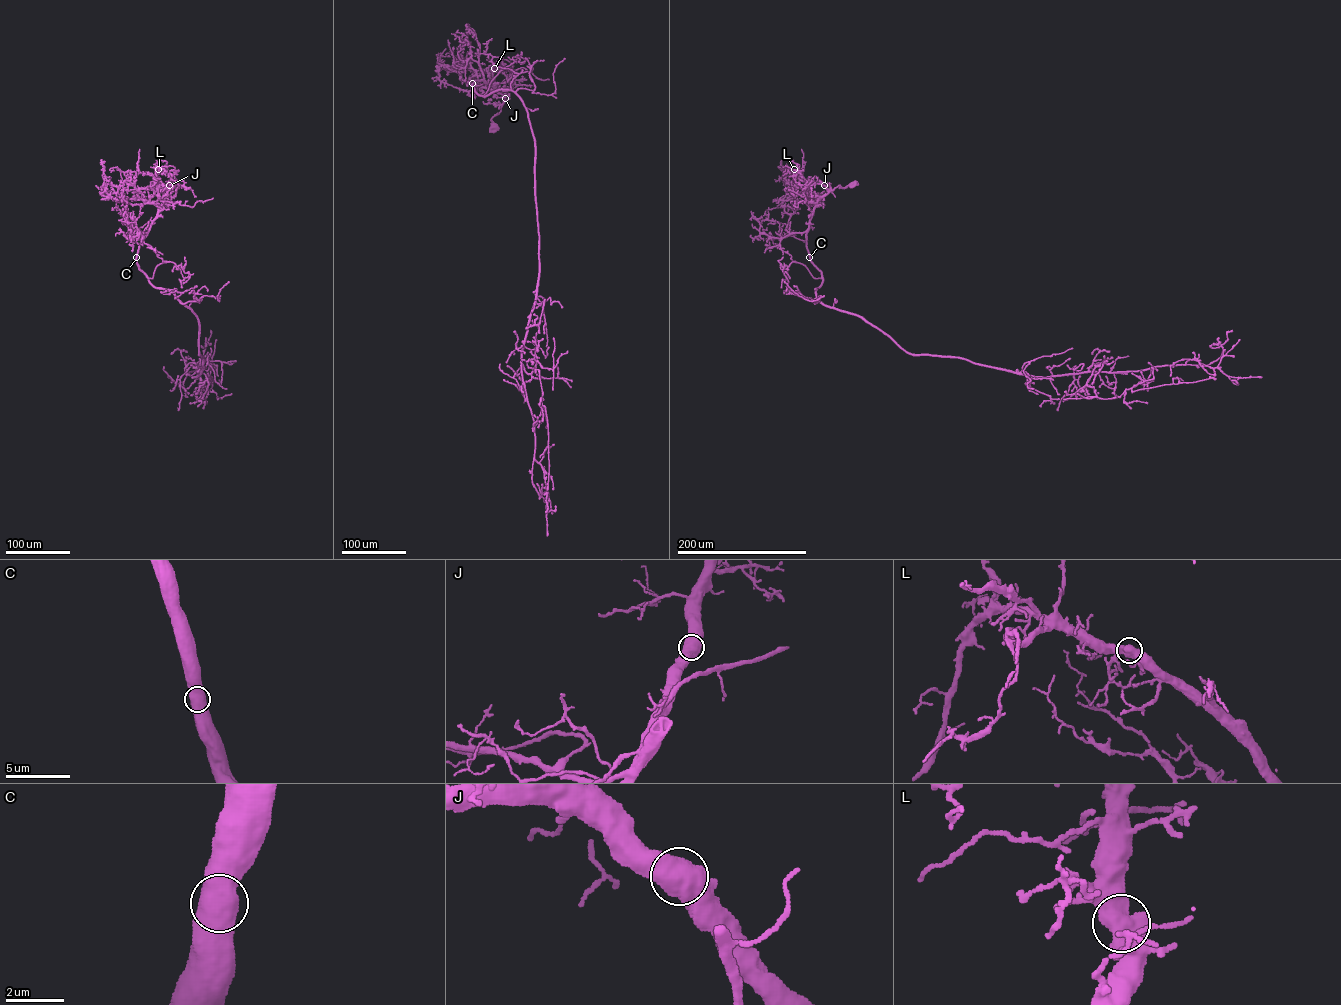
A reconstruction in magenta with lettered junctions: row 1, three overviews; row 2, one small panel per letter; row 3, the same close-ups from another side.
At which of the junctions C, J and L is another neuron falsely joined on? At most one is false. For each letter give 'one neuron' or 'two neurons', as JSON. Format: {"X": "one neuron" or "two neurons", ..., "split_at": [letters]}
{"C": "one neuron", "J": "one neuron", "L": "one neuron", "split_at": []}

